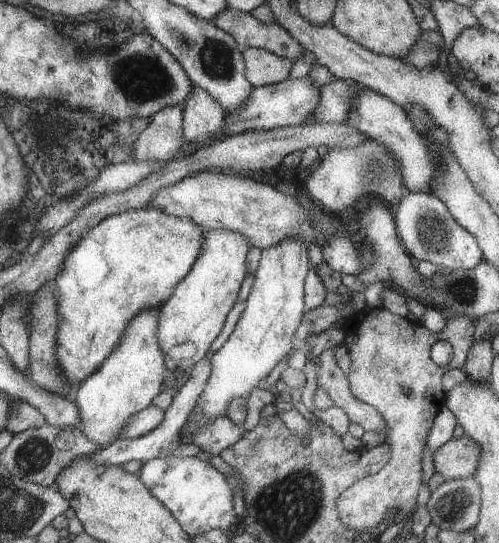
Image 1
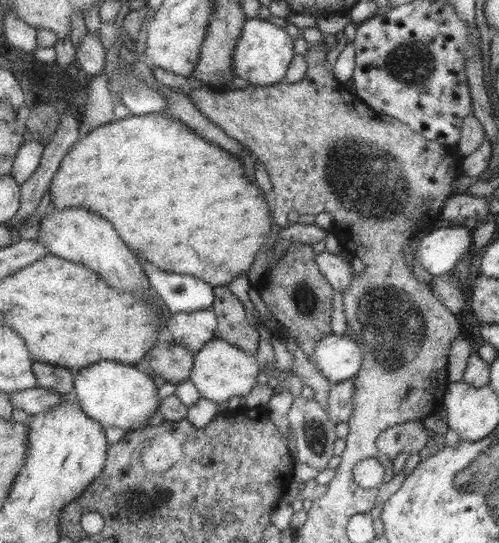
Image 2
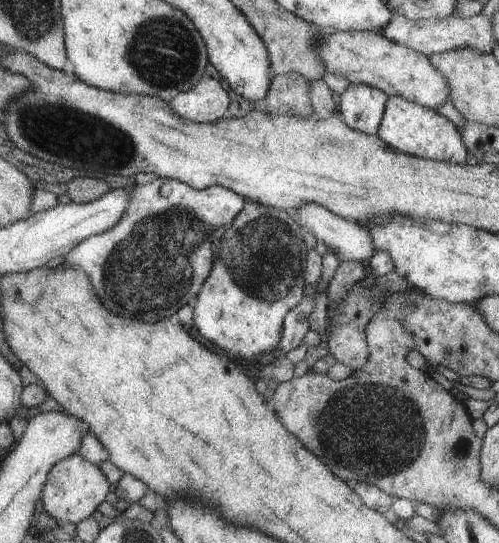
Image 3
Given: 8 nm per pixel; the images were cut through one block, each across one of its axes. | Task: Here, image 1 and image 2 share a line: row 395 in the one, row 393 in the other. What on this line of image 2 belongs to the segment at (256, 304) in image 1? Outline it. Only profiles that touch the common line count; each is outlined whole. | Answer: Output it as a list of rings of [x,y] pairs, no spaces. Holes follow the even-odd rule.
[[[222,339],[210,340],[194,354],[188,380],[195,385],[200,397],[218,404],[232,397],[245,397],[256,385],[256,377],[260,372],[254,354],[240,350]]]

